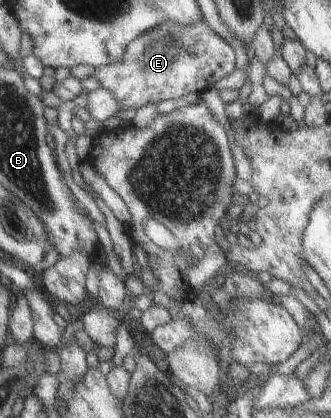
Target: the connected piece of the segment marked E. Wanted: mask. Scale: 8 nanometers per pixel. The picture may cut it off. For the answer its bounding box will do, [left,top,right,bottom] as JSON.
[93,20,234,109]

